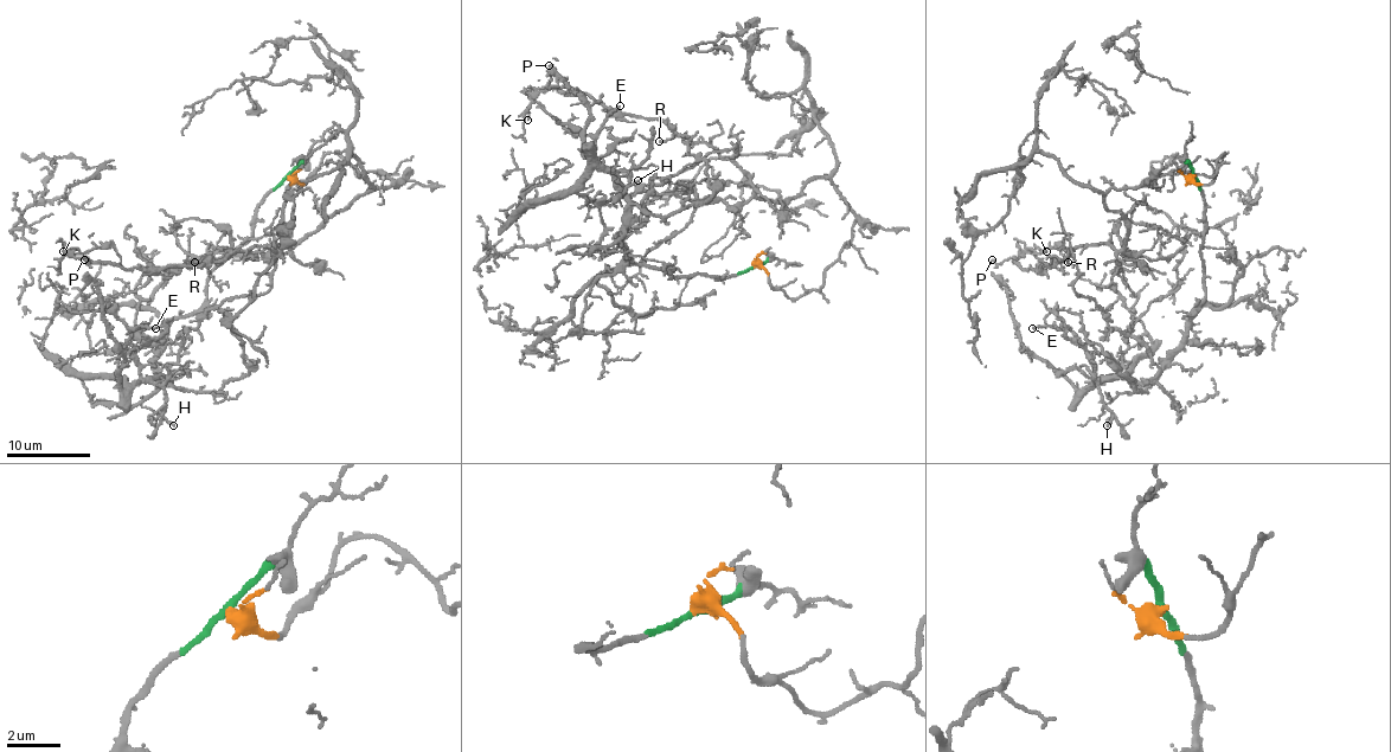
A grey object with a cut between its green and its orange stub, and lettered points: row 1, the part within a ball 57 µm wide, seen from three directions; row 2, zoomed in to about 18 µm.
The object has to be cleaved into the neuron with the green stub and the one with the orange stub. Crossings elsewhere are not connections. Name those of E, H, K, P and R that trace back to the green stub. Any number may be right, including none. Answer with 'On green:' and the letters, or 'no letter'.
On green: E, H

